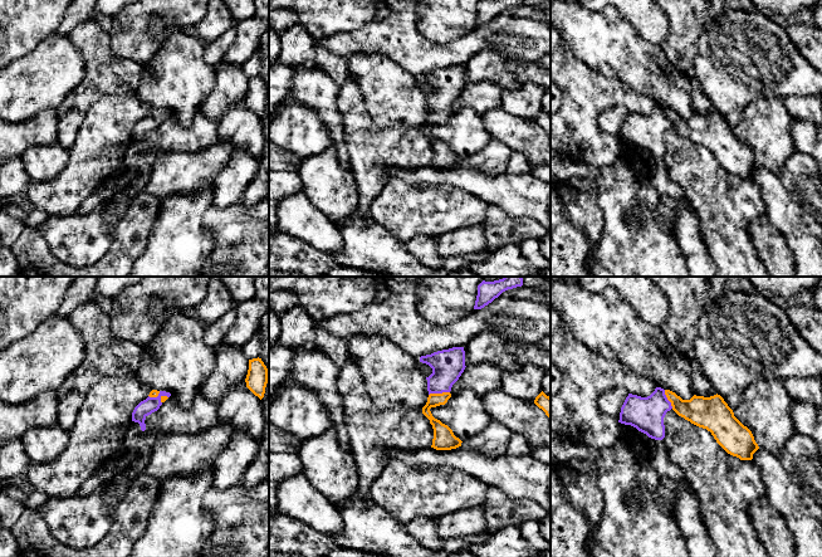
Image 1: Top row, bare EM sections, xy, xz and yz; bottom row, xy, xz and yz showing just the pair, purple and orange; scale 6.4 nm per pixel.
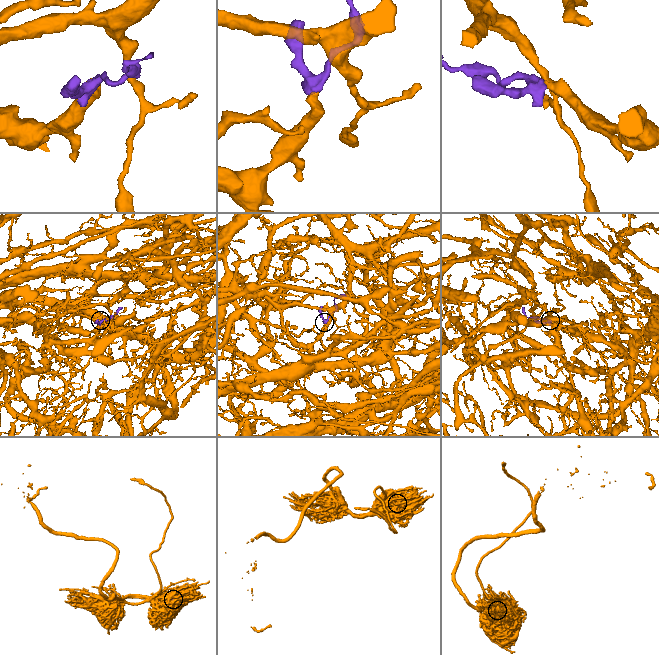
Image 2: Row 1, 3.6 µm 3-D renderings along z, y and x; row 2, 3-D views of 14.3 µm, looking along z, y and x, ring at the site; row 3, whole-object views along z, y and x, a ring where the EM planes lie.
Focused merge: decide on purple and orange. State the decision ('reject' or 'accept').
accept

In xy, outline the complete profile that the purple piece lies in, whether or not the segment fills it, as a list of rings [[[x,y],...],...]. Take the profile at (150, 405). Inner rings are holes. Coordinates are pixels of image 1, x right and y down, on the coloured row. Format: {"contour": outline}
{"contour": [[[152,390],[148,397],[141,401],[132,412],[132,421],[138,422],[141,430],[146,430],[145,420],[148,415],[157,411],[160,406],[171,396],[170,392]]]}

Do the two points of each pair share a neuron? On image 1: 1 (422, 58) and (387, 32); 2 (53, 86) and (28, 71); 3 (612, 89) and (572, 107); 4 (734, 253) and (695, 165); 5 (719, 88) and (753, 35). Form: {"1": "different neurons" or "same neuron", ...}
{"1": "same neuron", "2": "same neuron", "3": "same neuron", "4": "same neuron", "5": "same neuron"}

